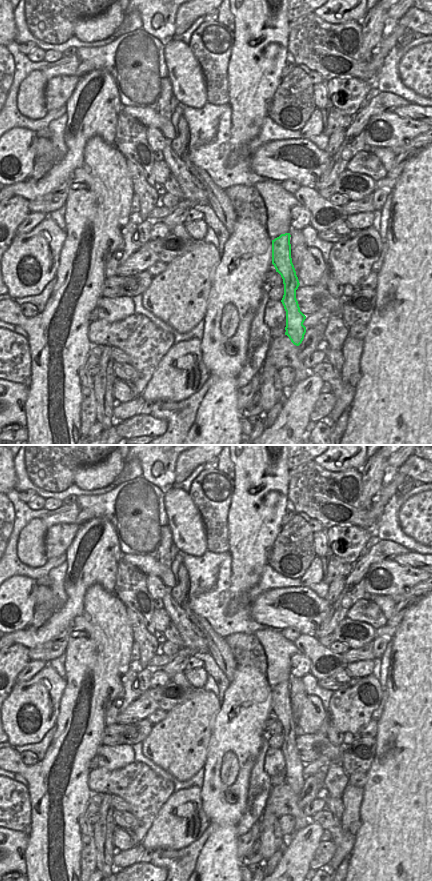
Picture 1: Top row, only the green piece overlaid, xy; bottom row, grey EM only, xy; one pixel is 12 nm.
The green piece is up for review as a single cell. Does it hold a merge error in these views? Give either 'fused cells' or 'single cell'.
single cell

